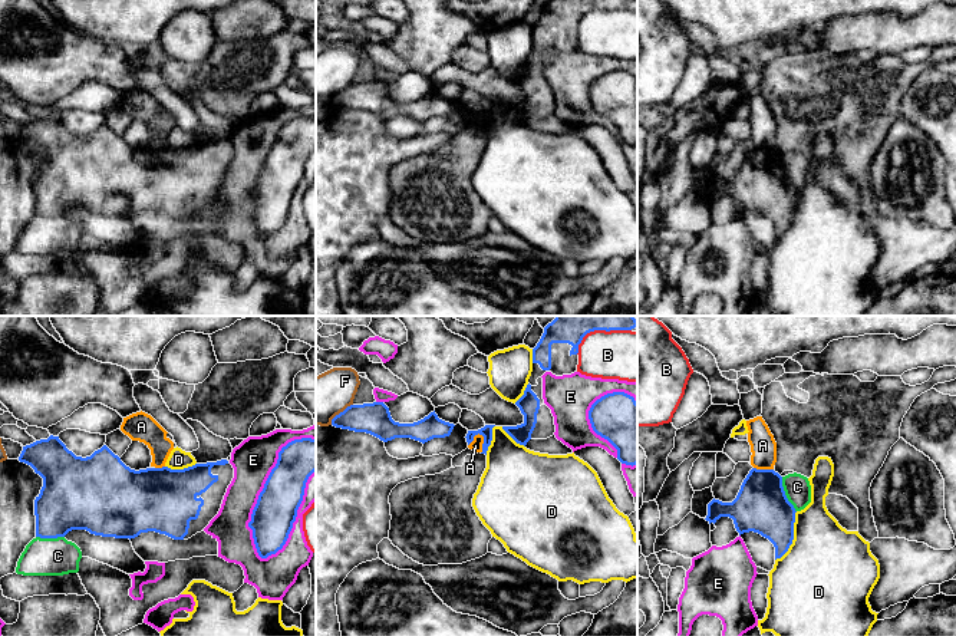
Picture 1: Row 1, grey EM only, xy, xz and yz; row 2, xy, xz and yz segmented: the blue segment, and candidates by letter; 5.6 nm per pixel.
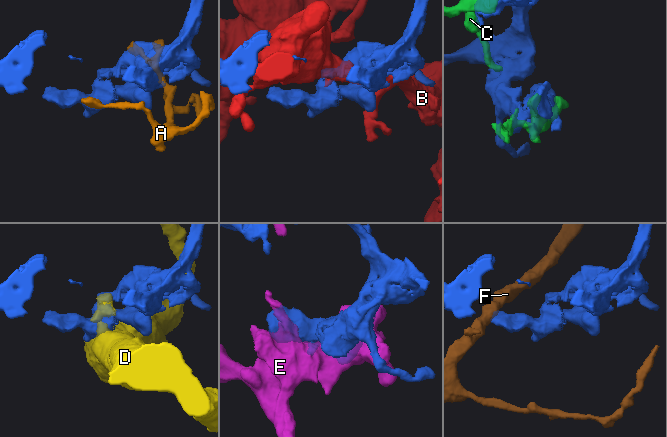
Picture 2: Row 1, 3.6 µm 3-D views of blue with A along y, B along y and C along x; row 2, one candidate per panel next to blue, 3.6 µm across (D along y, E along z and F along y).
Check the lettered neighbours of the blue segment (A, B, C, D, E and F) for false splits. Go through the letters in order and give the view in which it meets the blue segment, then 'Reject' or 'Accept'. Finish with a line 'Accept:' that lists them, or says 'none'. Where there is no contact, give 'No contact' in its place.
A: Touches blue in xz. Reject
B: Touches blue in xz. Reject
C: Touches blue in yz. Reject
D: Touches blue in yz. Reject
E: Touches blue in xy. Reject
F: Touches blue in xz. Reject
Accept: none

